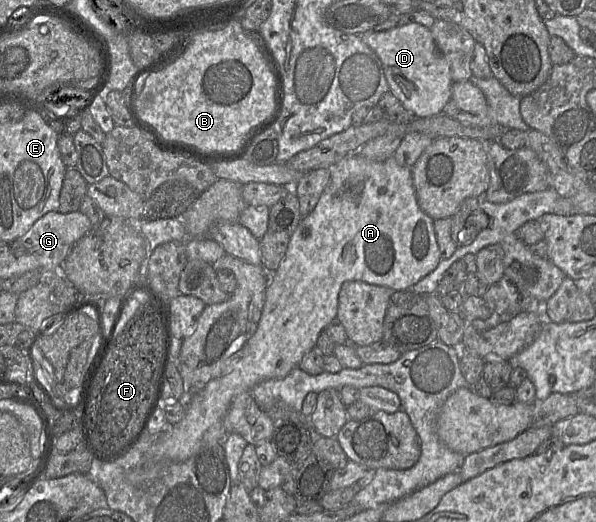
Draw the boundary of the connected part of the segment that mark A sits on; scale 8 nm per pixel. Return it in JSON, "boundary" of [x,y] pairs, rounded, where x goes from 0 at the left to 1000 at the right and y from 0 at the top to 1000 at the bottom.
{"boundary":[[[591,293],[591,295],[581,297],[579,301],[567,307],[562,314],[554,318],[552,324],[554,324],[554,345],[552,345],[549,356],[545,358],[544,366],[540,368],[540,372],[535,379],[535,385],[532,387],[527,400],[513,416],[505,420],[502,431],[493,441],[493,444],[488,448],[485,469],[482,473],[482,481],[478,485],[477,494],[470,502],[468,511],[465,513],[465,517],[461,521],[453,523],[451,542],[450,542],[446,561],[445,561],[445,579],[443,579],[438,609],[436,609],[436,615],[433,619],[433,626],[431,626],[430,636],[426,638],[424,644],[421,644],[418,648],[413,661],[406,667],[406,686],[393,699],[391,707],[384,715],[381,715],[379,718],[367,722],[367,724],[362,724],[362,726],[357,726],[357,728],[352,728],[349,734],[346,734],[342,738],[342,741],[339,741],[334,747],[329,747],[329,749],[315,749],[314,747],[314,761],[309,764],[310,774],[312,774],[312,789],[310,789],[309,799],[299,810],[290,812],[290,814],[282,814],[280,822],[275,828],[252,830],[252,831],[268,831],[268,835],[252,854],[252,858],[242,868],[242,872],[238,874],[235,883],[225,895],[220,895],[220,898],[213,900],[213,920],[220,927],[245,927],[247,923],[255,921],[260,916],[265,916],[267,912],[270,912],[273,908],[273,902],[277,902],[285,891],[290,891],[294,887],[309,885],[309,883],[315,881],[317,877],[331,872],[339,862],[357,856],[359,852],[374,852],[374,849],[376,849],[376,845],[378,845],[378,841],[383,833],[383,830],[381,830],[381,826],[379,826],[379,822],[374,814],[374,801],[376,801],[381,785],[384,784],[386,774],[388,774],[389,766],[393,764],[393,761],[398,759],[399,755],[406,753],[406,751],[421,749],[421,745],[426,739],[430,739],[431,736],[435,736],[441,730],[453,728],[453,726],[473,726],[473,724],[480,722],[495,703],[498,703],[502,699],[502,695],[507,690],[507,686],[510,684],[510,680],[530,663],[532,649],[534,649],[539,634],[542,634],[545,628],[549,628],[552,619],[559,611],[562,611],[562,607],[565,607],[567,567],[569,567],[570,552],[572,552],[572,548],[577,540],[599,536],[599,538],[607,538],[607,540],[624,544],[624,546],[644,548],[644,550],[656,554],[658,557],[680,557],[680,556],[691,554],[693,546],[696,546],[701,538],[705,538],[710,531],[718,527],[721,521],[728,519],[730,513],[733,511],[733,508],[737,506],[740,492],[738,492],[738,479],[737,479],[737,473],[735,473],[735,467],[733,467],[733,462],[732,462],[732,450],[730,450],[730,443],[728,443],[728,421],[723,416],[720,416],[715,408],[711,408],[700,389],[700,381],[698,381],[698,374],[696,374],[696,360],[695,360],[695,354],[693,354],[693,343],[691,343],[688,320],[678,320],[678,318],[669,316],[664,310],[661,299],[656,299],[656,301],[653,301],[653,303],[643,307],[643,308],[624,308],[624,307],[617,307],[617,305],[611,303],[609,299],[602,297],[601,293]]]}

